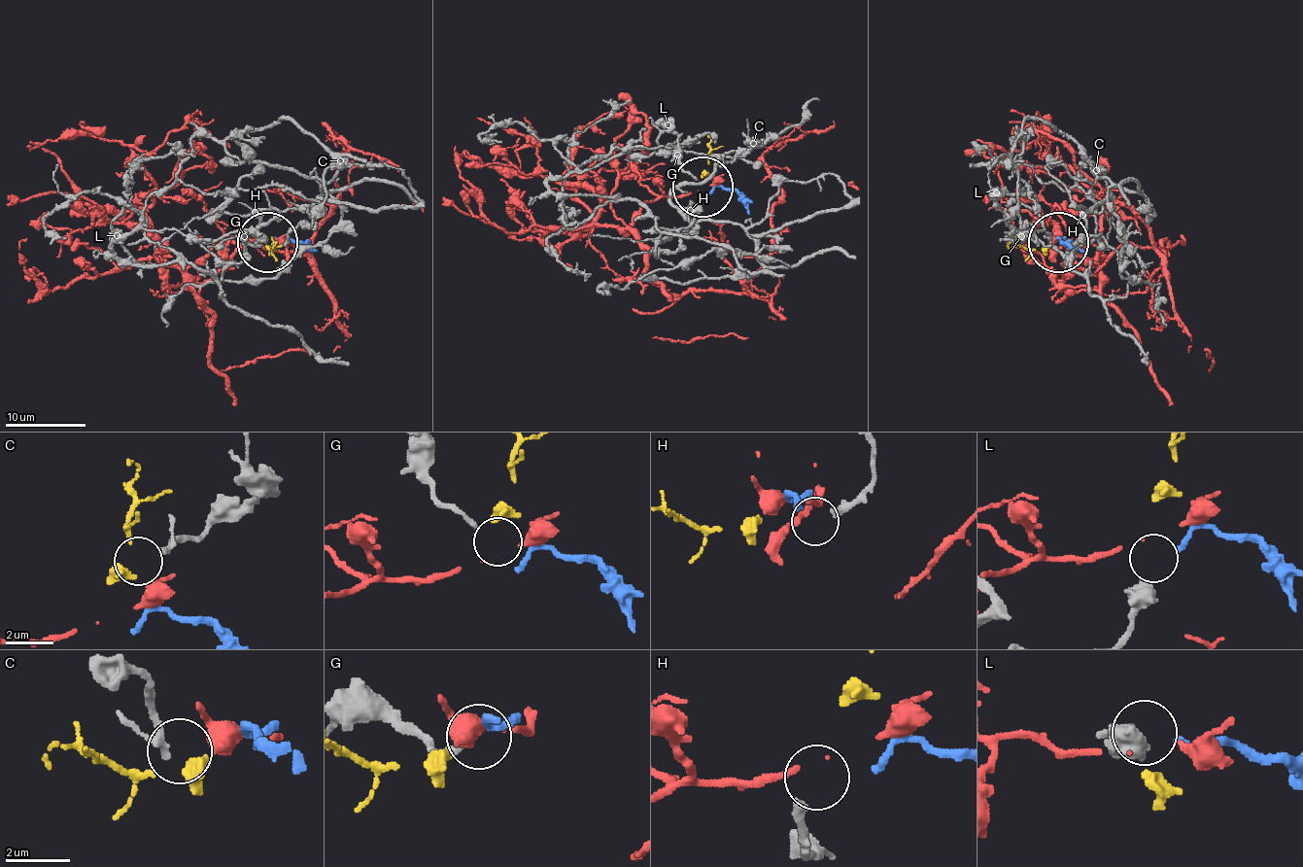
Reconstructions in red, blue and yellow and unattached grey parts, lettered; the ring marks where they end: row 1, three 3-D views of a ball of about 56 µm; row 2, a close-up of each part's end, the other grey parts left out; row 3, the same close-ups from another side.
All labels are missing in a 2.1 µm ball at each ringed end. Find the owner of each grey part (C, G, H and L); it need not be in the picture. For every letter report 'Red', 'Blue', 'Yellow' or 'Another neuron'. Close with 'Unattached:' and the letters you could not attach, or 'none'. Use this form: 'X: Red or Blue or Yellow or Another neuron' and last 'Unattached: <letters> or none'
C: Another neuron
G: Red
H: Another neuron
L: Blue
Unattached: C, H

